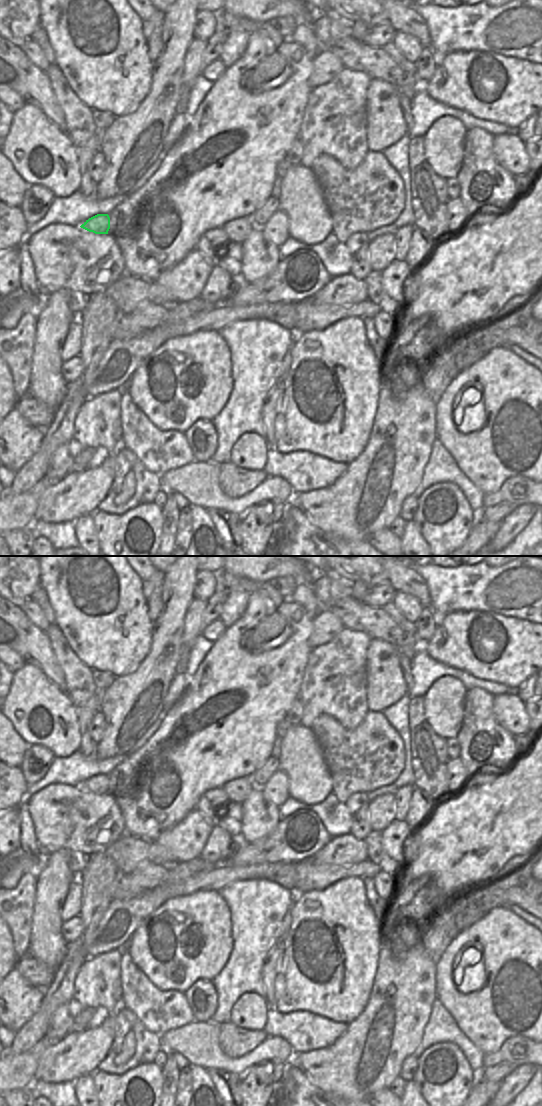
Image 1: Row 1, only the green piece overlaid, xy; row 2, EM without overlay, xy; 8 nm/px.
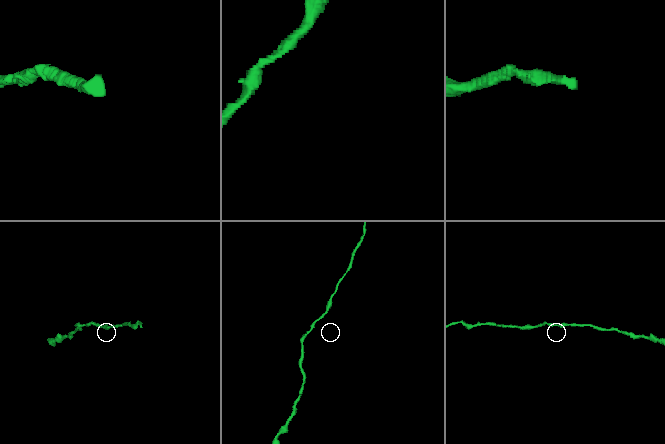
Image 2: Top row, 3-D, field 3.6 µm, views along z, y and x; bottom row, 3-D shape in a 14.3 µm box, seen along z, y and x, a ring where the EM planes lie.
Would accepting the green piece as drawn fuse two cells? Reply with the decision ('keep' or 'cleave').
keep

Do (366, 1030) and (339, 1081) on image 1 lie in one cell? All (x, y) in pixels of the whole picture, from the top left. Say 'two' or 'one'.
one

